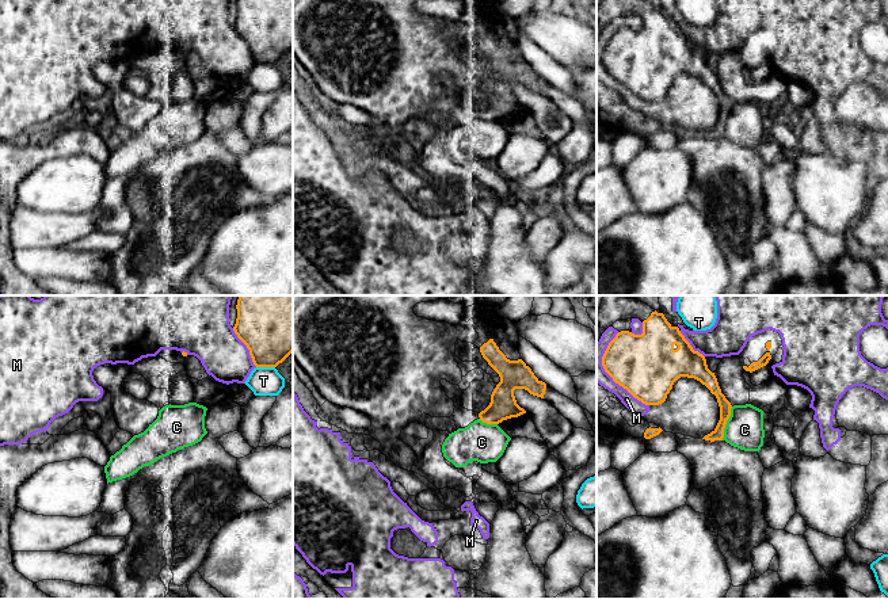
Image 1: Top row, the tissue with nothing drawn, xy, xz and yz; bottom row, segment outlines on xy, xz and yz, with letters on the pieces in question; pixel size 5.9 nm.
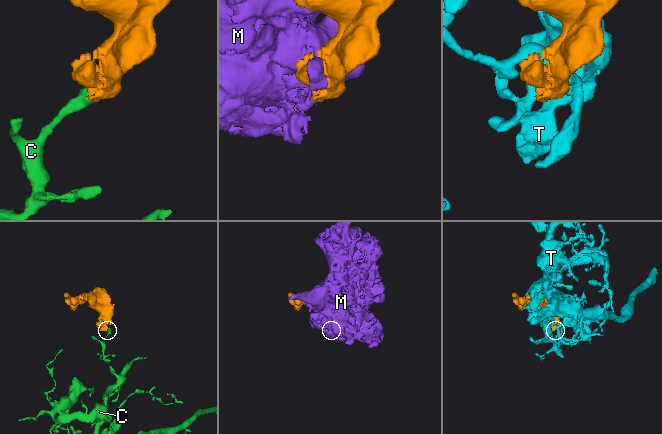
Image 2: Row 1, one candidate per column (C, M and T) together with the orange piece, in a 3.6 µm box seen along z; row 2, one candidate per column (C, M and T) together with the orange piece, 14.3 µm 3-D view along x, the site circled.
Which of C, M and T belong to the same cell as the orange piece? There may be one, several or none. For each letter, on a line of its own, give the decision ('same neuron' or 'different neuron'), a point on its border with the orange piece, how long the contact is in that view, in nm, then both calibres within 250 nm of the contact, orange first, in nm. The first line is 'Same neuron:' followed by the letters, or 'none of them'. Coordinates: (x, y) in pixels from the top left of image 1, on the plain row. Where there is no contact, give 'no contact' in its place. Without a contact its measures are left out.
Same neuron: none of them
C: different neuron; contact yz (725, 119); length 220 nm; calibres 70 and 220 nm
M: different neuron; contact xy (247, 44); length 280 nm; calibres 340 and 300 nm
T: different neuron; contact xy (266, 63); length 110 nm; calibres 340 and 180 nm

